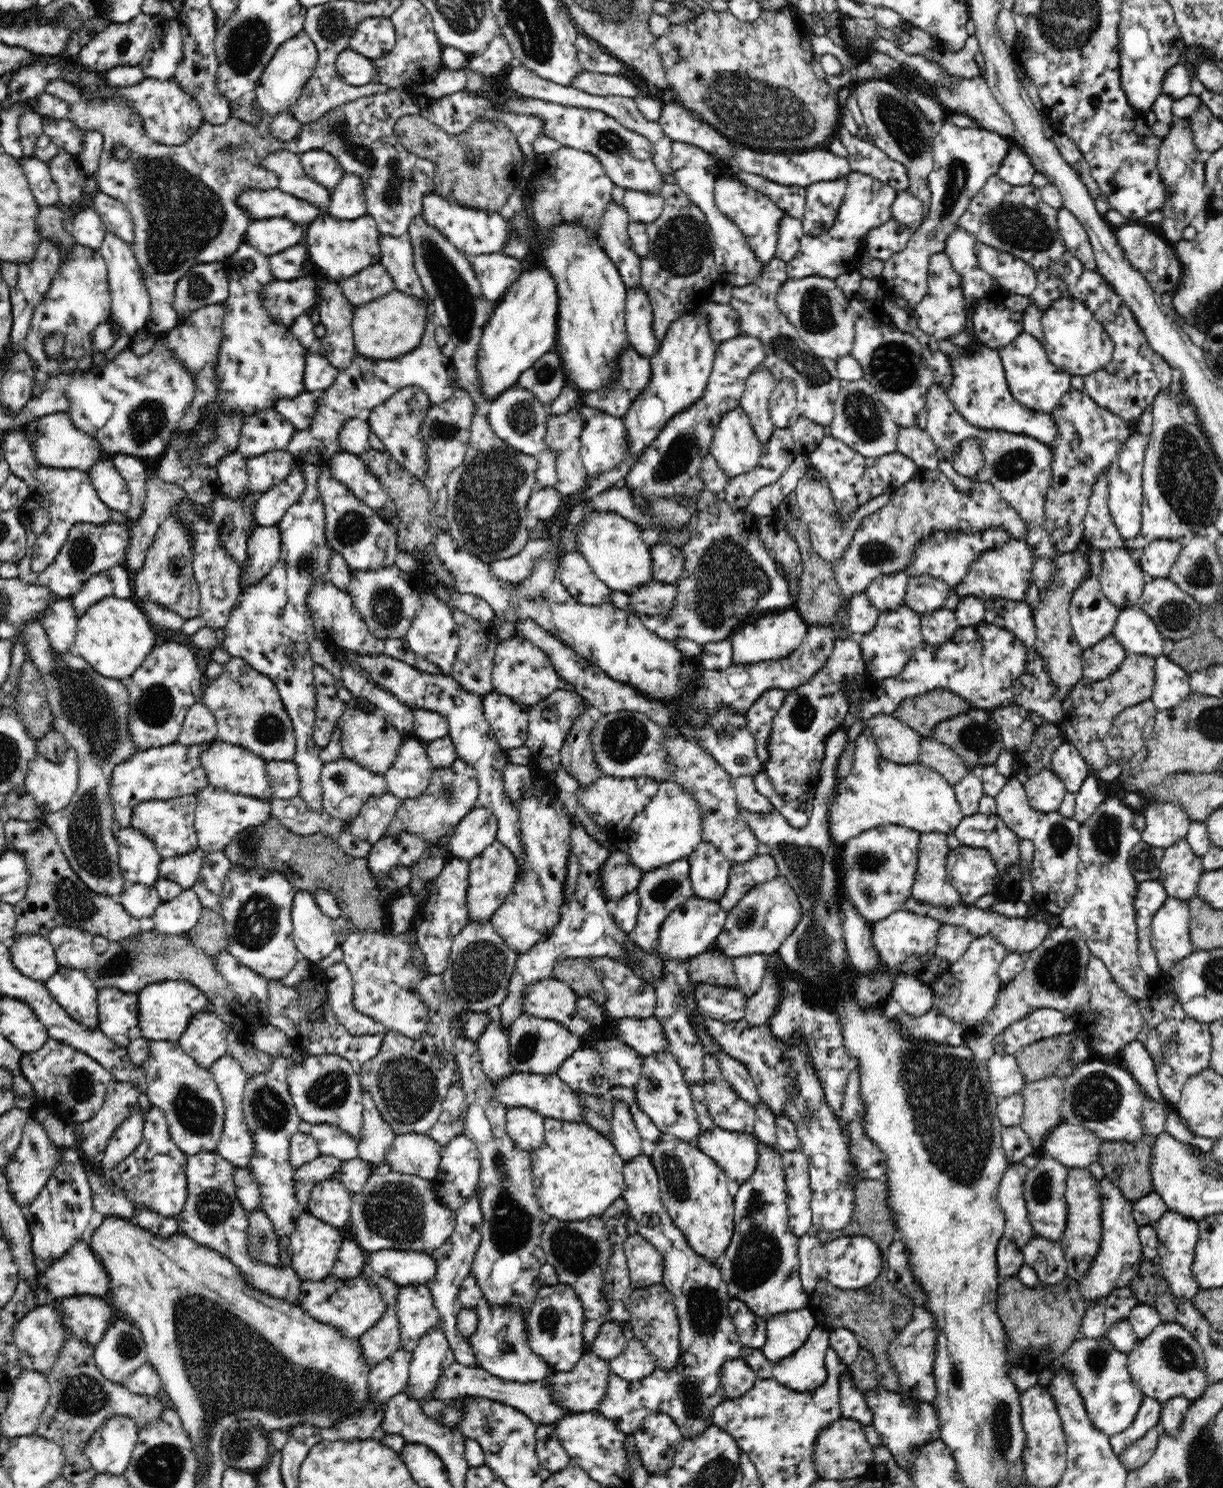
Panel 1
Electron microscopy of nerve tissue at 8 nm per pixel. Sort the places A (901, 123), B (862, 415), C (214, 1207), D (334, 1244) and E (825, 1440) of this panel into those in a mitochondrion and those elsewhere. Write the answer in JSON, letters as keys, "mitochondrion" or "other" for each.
{"A":"mitochondrion","B":"mitochondrion","C":"mitochondrion","D":"other","E":"mitochondrion"}

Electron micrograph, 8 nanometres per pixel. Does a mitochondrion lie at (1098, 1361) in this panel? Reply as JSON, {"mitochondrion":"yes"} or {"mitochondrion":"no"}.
{"mitochondrion":"yes"}

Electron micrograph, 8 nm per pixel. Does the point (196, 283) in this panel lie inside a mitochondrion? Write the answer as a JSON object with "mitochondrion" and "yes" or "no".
{"mitochondrion":"yes"}

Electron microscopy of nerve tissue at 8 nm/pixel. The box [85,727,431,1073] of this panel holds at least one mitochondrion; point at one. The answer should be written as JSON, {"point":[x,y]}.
{"point":[120,965]}

